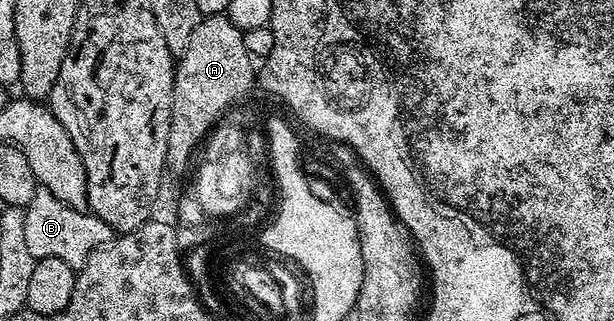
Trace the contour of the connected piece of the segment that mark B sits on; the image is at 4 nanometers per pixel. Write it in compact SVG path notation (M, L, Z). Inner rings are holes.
M43 188L37 189L34 200L25 209L25 234L29 252L36 260L57 258L73 268L83 266L95 250L107 246L114 238L114 231L95 214L75 210Z

